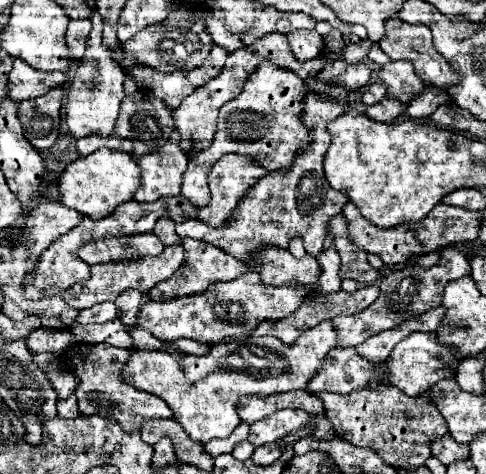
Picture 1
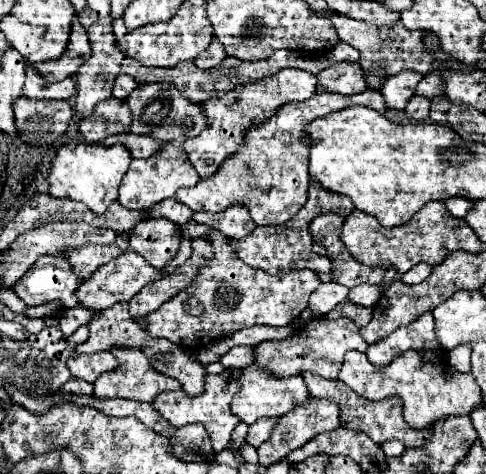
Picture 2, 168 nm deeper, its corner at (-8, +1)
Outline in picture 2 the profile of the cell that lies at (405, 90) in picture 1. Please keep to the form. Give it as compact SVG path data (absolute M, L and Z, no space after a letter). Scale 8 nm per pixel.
M430 71L428 75L424 75L416 87L416 95L424 95L428 99L442 95L442 93L444 93L444 87L442 87L442 79L438 71Z

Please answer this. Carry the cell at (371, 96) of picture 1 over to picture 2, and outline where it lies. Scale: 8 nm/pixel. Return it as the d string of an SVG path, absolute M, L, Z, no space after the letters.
M400 71L398 75L388 77L380 89L380 93L384 95L386 107L404 109L408 99L414 95L414 89L420 79L422 75L416 71Z

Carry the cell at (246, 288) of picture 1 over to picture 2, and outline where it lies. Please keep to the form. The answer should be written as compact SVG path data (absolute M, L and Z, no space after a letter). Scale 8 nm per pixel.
M214 231L210 237L214 259L204 265L198 277L160 309L146 317L146 331L154 337L164 337L184 349L202 349L206 343L232 335L252 325L290 325L308 307L310 295L318 289L320 279L314 271L290 271L284 277L268 275L248 267L236 257L228 239Z

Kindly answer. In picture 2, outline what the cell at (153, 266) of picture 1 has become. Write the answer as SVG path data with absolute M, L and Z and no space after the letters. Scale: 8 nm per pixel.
M182 239L176 257L172 259L172 263L168 263L168 267L164 267L164 271L156 271L148 261L144 261L144 259L142 259L140 255L136 255L136 253L126 253L126 255L114 259L112 263L102 265L96 273L92 273L92 277L83 281L75 295L80 305L90 307L90 309L94 311L108 309L108 307L112 307L112 305L116 305L116 303L120 303L120 301L130 301L144 285L172 275L172 271L176 271L176 267L180 267L184 261L190 259L190 251L192 251L190 239Z

